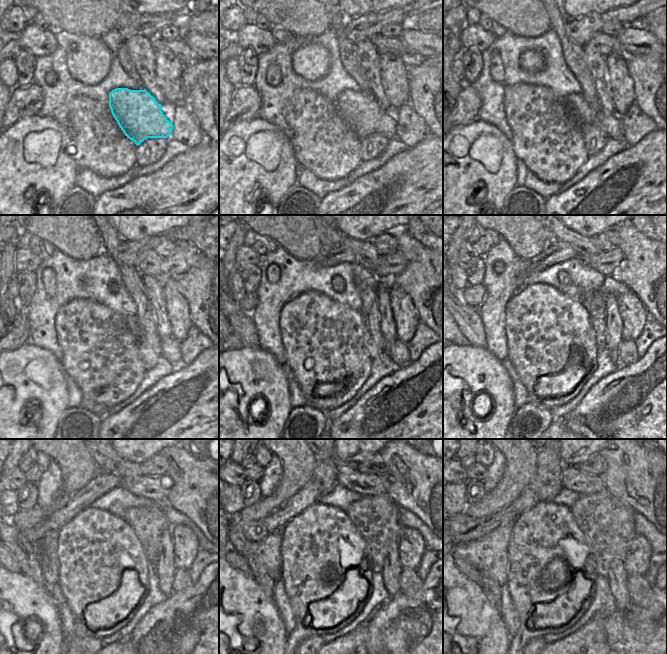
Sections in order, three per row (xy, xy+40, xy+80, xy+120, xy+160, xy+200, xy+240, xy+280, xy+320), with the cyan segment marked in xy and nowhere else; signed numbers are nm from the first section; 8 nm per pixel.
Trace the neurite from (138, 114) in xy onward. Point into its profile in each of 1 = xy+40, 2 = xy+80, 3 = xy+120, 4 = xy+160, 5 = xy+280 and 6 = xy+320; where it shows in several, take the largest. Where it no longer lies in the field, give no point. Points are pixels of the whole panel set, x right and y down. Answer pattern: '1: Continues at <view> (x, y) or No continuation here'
1: Continues at xy+40 (360, 111)
2: Continues at xy+80 (579, 109)
3: Continues at xy+120 (170, 350)
4: Continues at xy+160 (398, 352)
5: Continues at xy+280 (409, 582)
6: Continues at xy+320 (639, 590)

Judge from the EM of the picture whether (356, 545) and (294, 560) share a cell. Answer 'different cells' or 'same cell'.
same cell

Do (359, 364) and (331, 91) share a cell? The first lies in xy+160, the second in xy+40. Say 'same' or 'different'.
different

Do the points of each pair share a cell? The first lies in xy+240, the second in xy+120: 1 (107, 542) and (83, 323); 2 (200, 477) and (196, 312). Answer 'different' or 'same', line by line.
1: same
2: same

